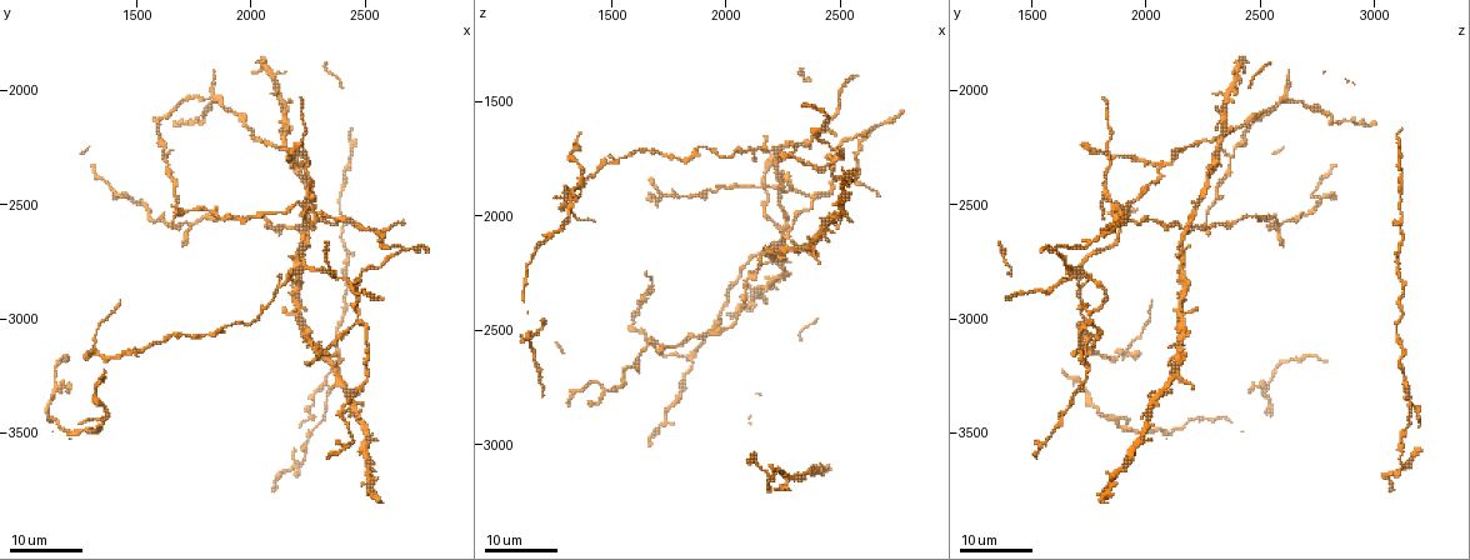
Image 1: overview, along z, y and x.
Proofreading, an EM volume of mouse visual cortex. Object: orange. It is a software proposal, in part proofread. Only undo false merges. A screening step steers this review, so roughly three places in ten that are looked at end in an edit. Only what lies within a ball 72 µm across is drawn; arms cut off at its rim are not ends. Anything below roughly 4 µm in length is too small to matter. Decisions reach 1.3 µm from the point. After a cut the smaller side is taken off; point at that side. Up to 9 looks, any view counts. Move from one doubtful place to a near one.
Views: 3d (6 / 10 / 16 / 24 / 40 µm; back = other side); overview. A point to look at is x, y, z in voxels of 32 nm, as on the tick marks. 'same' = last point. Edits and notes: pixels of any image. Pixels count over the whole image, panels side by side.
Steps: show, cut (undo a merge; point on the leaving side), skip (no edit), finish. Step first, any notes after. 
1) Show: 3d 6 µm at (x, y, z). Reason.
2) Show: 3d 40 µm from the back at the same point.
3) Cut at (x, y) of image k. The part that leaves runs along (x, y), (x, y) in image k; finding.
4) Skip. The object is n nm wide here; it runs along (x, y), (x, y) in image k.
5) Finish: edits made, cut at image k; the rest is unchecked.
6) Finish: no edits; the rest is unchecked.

Show: 3d 24 µm at (2240, 2790, 1690). Branch point.

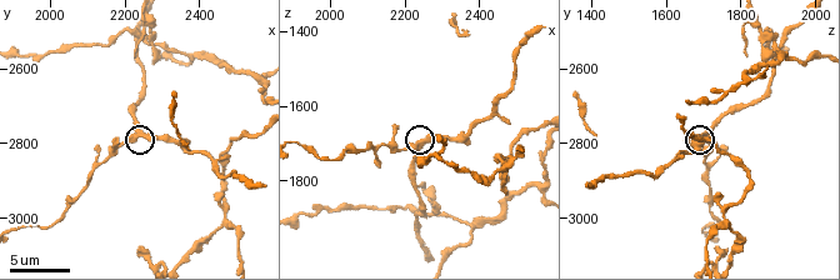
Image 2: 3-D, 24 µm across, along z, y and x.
Show: 3d 10 µm at (2230, 2770, 1710).

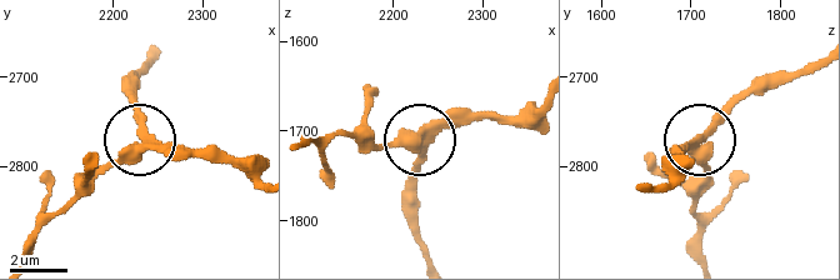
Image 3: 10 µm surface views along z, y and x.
Skip. 3 arms meet here; all the same neuron.

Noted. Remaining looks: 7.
Show: 3d 16 µm at (2320, 3280, 3140). Arms part here.

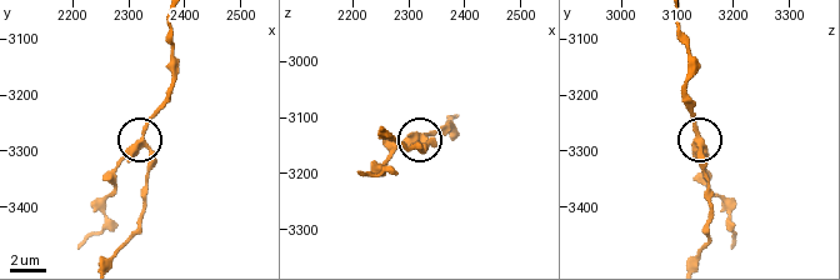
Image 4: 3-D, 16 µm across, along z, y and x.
Show: 3d 10 µm at (2330, 3290, 3140).

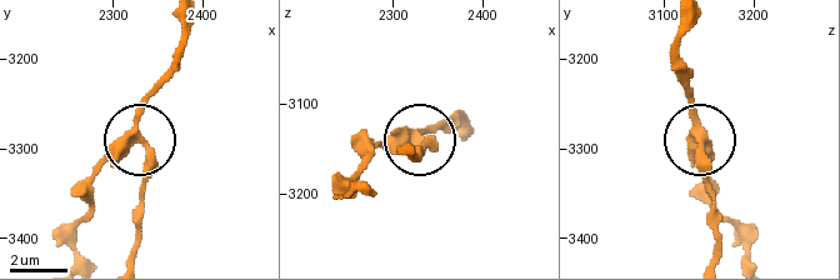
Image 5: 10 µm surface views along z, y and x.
Skip. It runs along (184, 21), (175, 71), (144, 108), (134, 139), (79, 191) in image 5; all the same neuron.

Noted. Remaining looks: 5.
Show: 3d 24 µm at (1320, 3120, 1930). Calibre changes.

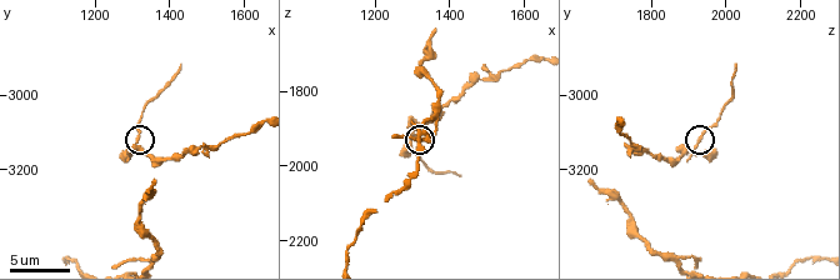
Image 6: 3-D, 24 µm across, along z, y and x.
Show: 3d 6 µm at (1310, 3130, 1930).

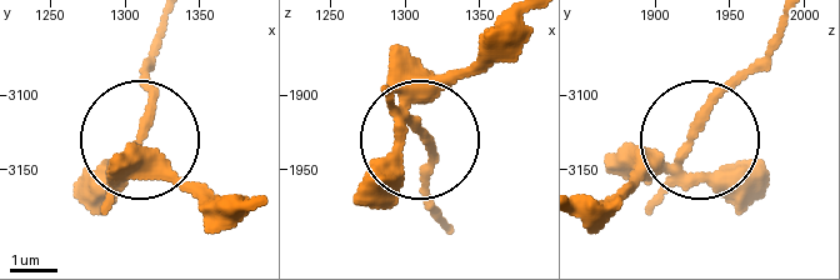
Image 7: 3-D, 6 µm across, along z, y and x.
Cut at (151, 113) of image 7. The object is 220 nm wide here; a second neuron is stuck on.

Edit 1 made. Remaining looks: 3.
Show: overview.

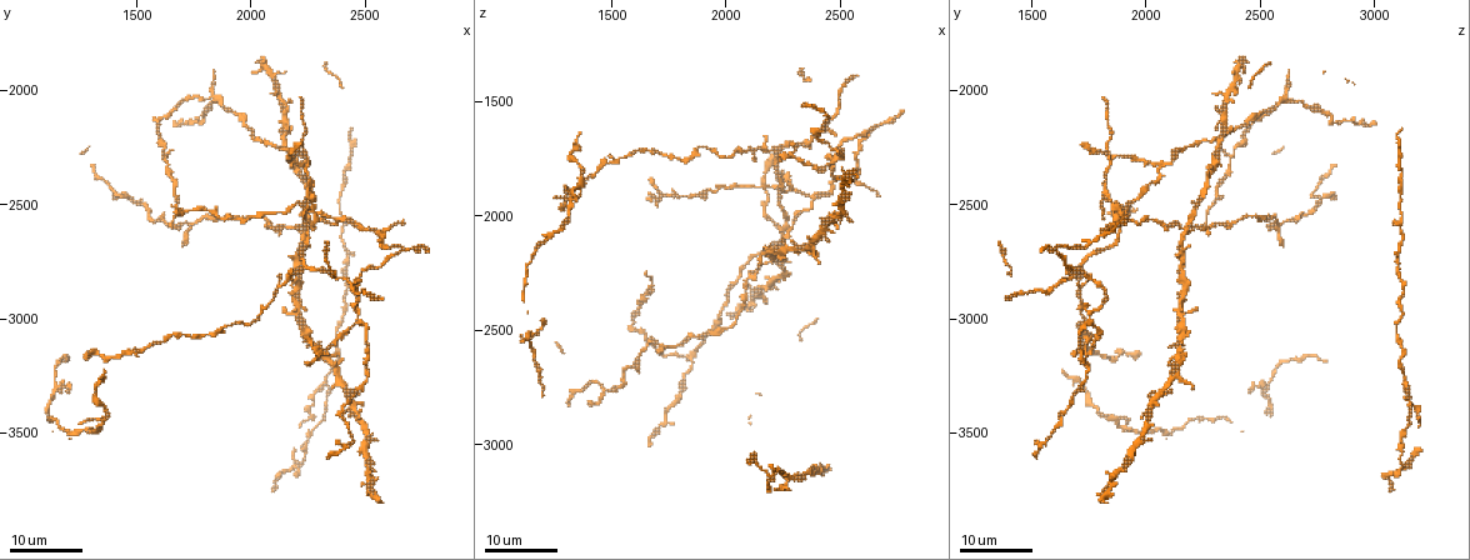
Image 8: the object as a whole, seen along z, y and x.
Show: 3d 24 µm at (1630, 2320, 2360). Three arms meet.

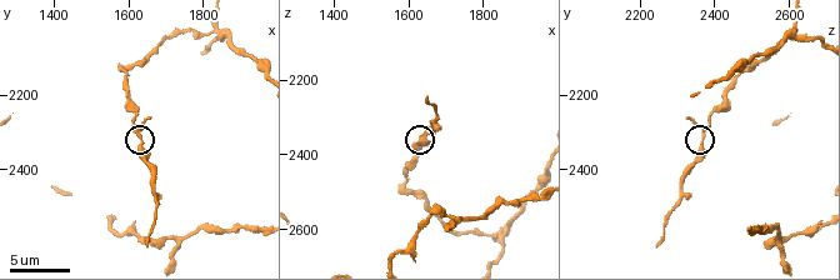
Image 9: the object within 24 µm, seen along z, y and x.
Show: 3d 6 µm at (1630, 2310, 2360).

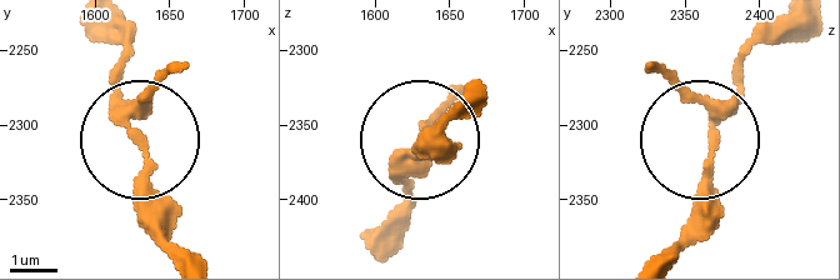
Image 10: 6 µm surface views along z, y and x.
Skip. 3 arms meet here; it runs along (380, 226), (436, 134) in image 10; continuous, no second neuron.

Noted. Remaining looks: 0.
Finish: edits made, cut at image 7; the rest is unchecked.

